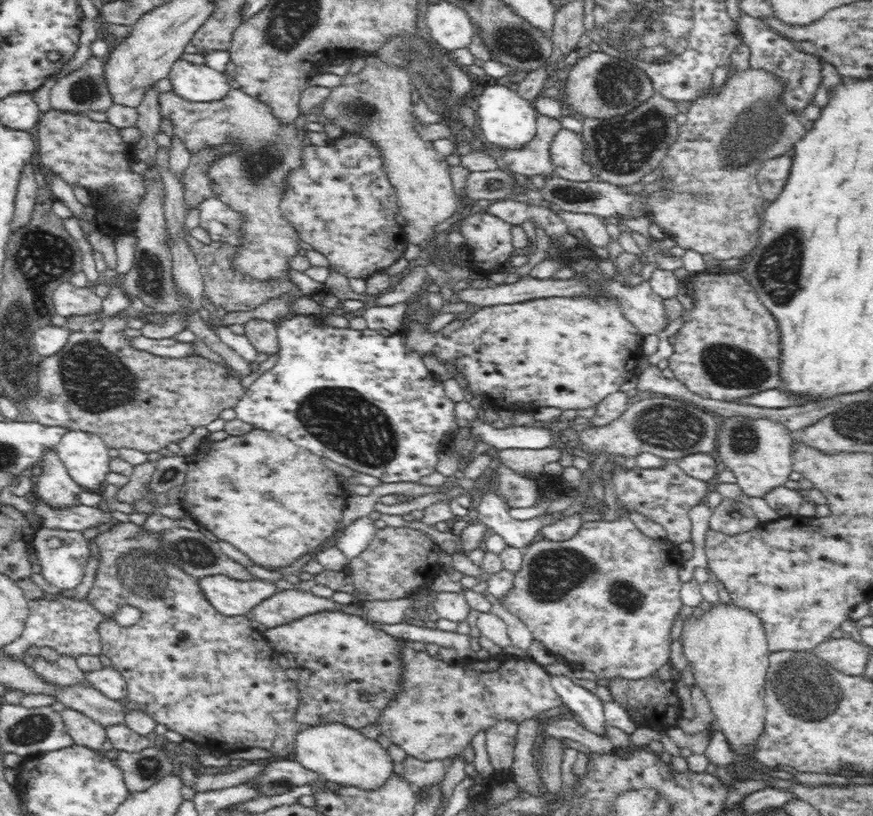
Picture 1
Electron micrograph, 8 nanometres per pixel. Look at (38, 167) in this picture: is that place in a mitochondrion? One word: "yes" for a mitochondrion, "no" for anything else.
no

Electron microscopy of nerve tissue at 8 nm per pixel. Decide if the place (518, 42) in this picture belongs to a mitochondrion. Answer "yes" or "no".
yes

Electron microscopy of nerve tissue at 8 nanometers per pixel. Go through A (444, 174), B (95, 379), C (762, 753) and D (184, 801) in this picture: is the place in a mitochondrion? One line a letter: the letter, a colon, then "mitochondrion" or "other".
A: other
B: mitochondrion
C: other
D: other

